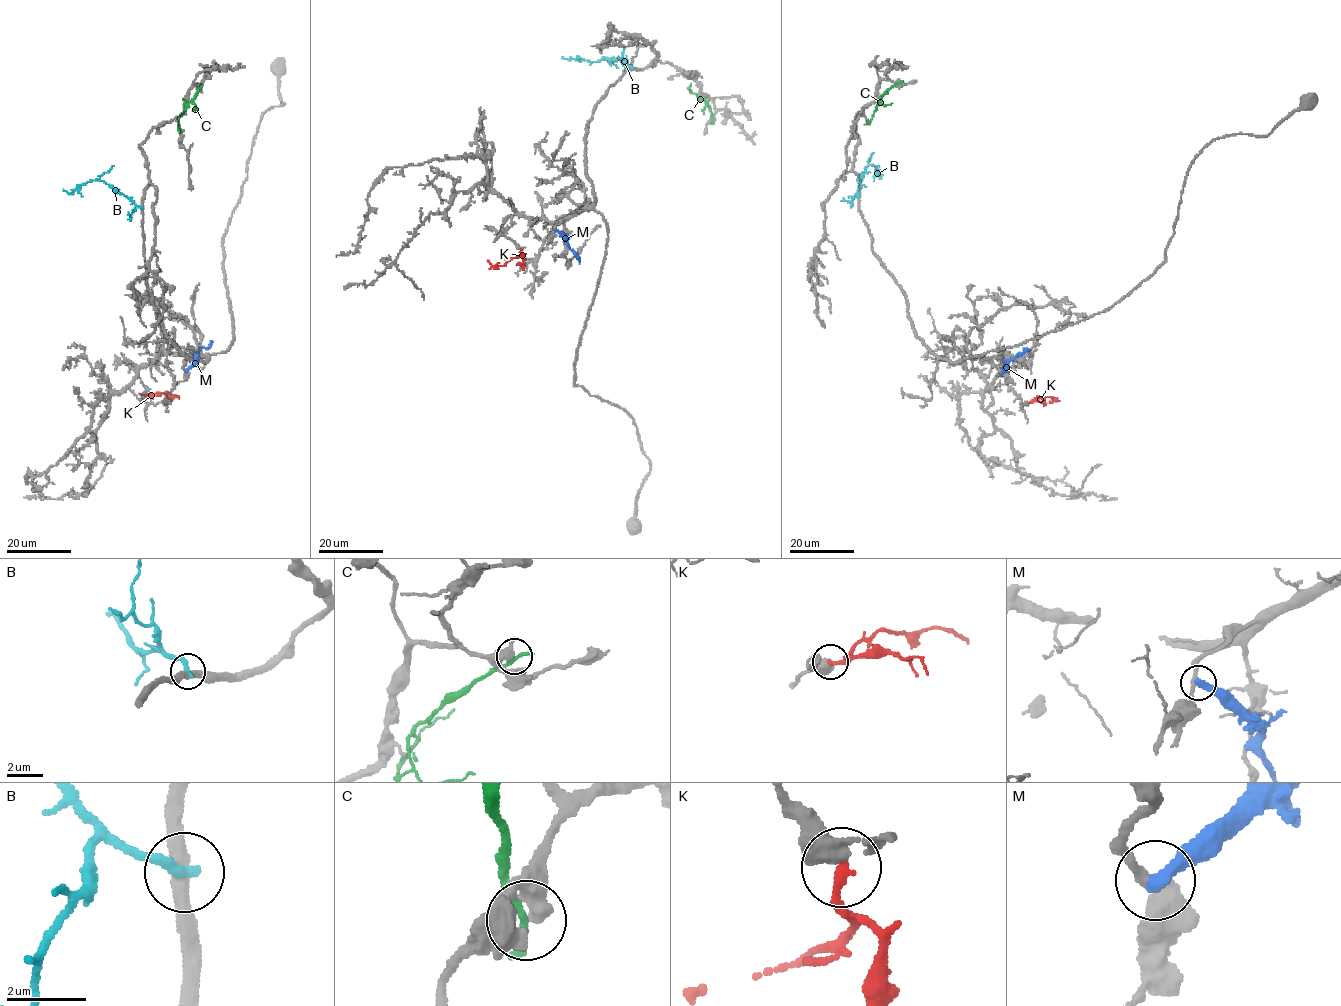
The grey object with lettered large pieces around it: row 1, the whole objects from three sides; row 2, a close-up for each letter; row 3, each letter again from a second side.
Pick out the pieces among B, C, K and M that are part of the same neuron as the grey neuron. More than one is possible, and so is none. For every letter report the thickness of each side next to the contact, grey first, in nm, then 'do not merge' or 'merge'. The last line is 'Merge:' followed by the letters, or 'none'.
B: 360 nm thick on the grey side, 280 nm on the other; do not merge
C: 550 nm thick on the grey side, 240 nm on the other; do not merge
K: 440 nm thick on the grey side, 240 nm on the other; merge
M: 240 nm thick on the grey side, 360 nm on the other; do not merge
Merge: K

